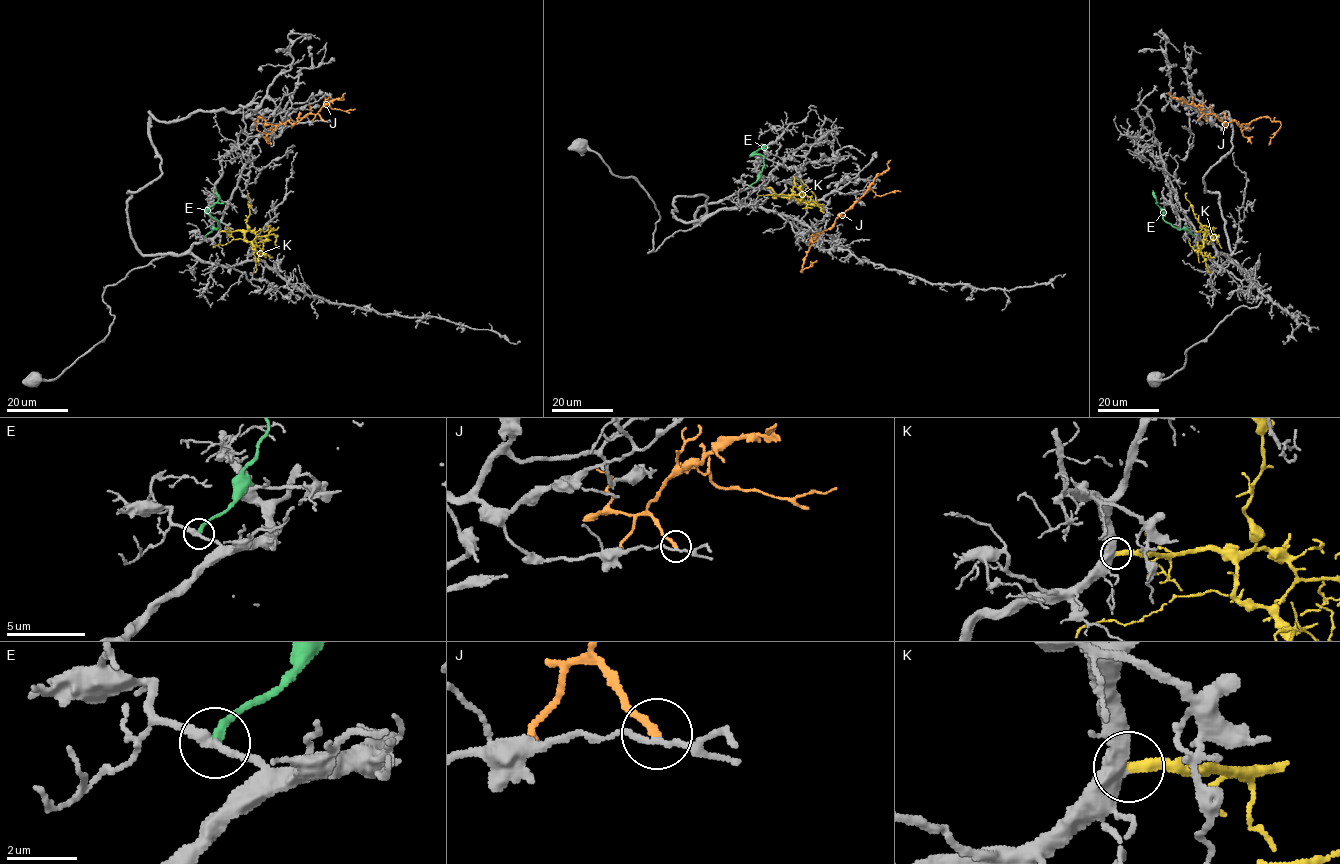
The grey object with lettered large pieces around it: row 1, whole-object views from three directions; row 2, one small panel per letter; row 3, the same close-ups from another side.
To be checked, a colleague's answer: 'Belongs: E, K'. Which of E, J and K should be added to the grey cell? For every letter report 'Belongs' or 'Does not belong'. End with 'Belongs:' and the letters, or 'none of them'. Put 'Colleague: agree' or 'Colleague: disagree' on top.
Colleague: disagree
E: Does not belong
J: Does not belong
K: Belongs
Belongs: K

